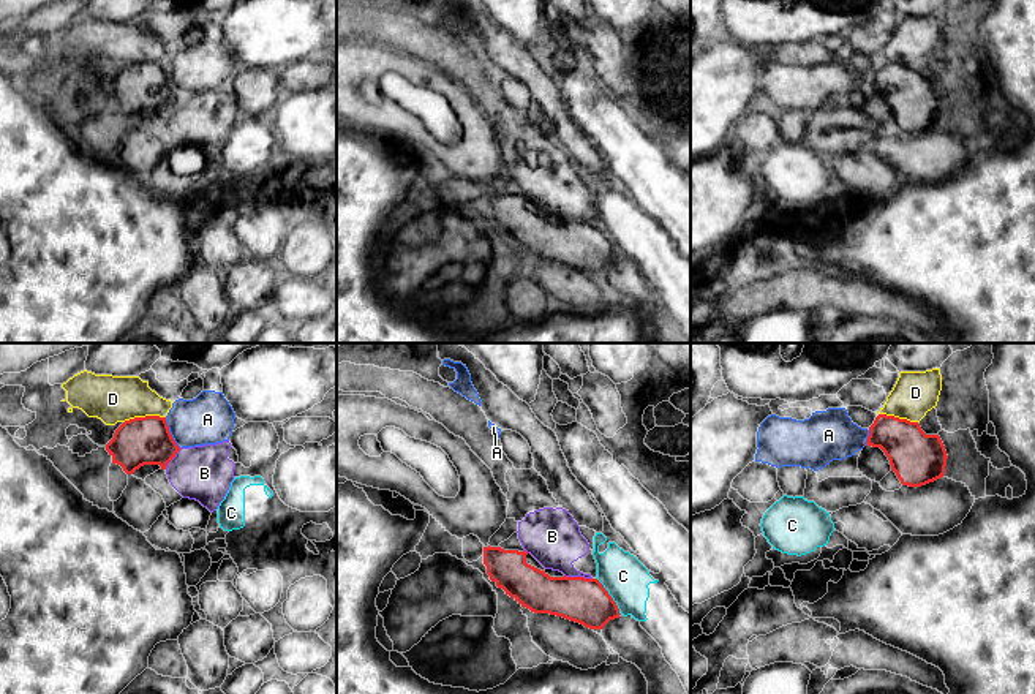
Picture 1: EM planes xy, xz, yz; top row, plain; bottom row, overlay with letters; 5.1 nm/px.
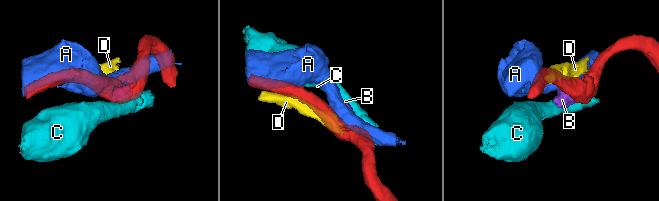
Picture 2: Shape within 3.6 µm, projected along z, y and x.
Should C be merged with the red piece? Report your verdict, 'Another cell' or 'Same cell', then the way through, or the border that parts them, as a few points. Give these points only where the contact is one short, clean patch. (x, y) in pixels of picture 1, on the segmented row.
Another cell. Boundary: xz (596, 579), (620, 612)

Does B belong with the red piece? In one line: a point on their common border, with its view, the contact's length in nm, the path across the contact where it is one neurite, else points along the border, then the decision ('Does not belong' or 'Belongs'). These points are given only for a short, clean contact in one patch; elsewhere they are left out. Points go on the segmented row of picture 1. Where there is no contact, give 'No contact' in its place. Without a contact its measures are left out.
Touches red at xz (579, 577). Shared border 150 nm. Boundary: xz (564, 574), (591, 579). Does not belong

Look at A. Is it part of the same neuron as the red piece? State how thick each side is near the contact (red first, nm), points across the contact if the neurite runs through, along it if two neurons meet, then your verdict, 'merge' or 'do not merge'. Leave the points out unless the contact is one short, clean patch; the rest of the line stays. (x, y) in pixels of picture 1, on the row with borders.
240/260 nm | do not merge

